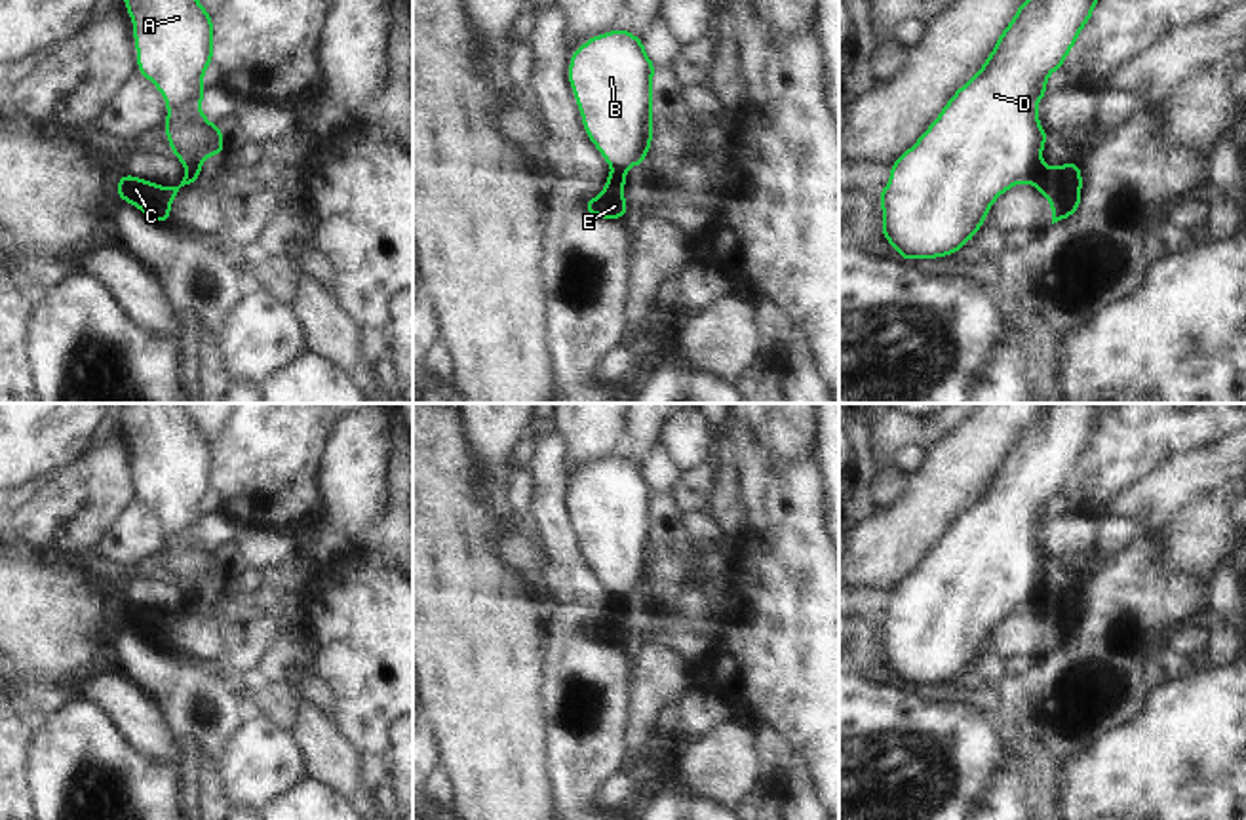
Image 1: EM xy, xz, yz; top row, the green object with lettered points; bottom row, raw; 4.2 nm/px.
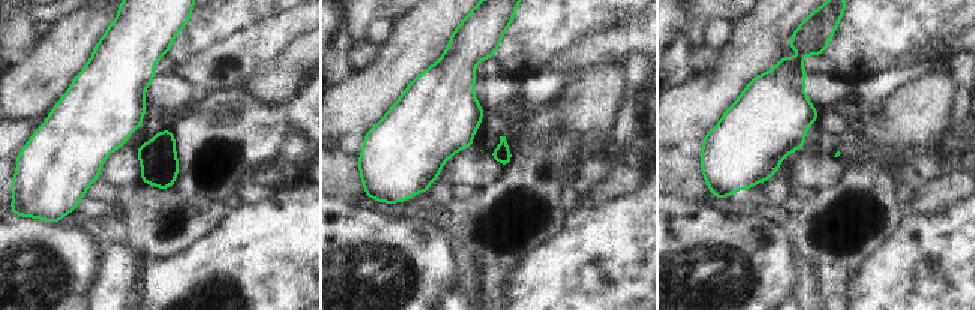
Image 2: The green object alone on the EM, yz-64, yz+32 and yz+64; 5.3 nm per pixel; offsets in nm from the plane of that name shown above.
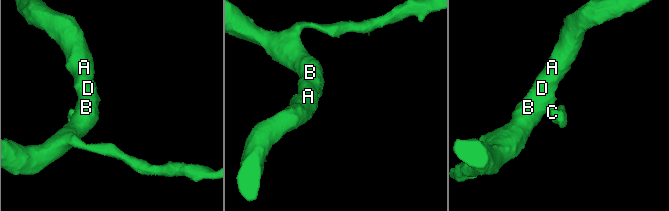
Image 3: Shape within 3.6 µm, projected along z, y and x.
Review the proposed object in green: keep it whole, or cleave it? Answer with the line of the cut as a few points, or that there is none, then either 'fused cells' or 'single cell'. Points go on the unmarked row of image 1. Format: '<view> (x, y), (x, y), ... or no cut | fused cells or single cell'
yz (1039, 585), (1030, 607) | fused cells

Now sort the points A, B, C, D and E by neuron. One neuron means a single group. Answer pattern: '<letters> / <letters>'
A B D / C E

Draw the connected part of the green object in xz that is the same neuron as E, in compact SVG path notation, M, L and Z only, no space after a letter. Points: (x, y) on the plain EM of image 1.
M613 597L597 624L584 628L584 635L603 645L622 645L630 632L624 628L626 597Z

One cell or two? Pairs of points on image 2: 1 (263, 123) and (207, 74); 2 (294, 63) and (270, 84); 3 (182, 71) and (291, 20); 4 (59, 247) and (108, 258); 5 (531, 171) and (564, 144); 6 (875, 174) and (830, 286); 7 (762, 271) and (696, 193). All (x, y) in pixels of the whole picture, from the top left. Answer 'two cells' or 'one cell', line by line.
1: two cells
2: one cell
3: one cell
4: two cells
5: one cell
6: one cell
7: two cells

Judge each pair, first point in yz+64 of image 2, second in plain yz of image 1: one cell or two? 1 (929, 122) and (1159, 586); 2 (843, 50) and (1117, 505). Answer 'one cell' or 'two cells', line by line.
1: two cells
2: two cells

